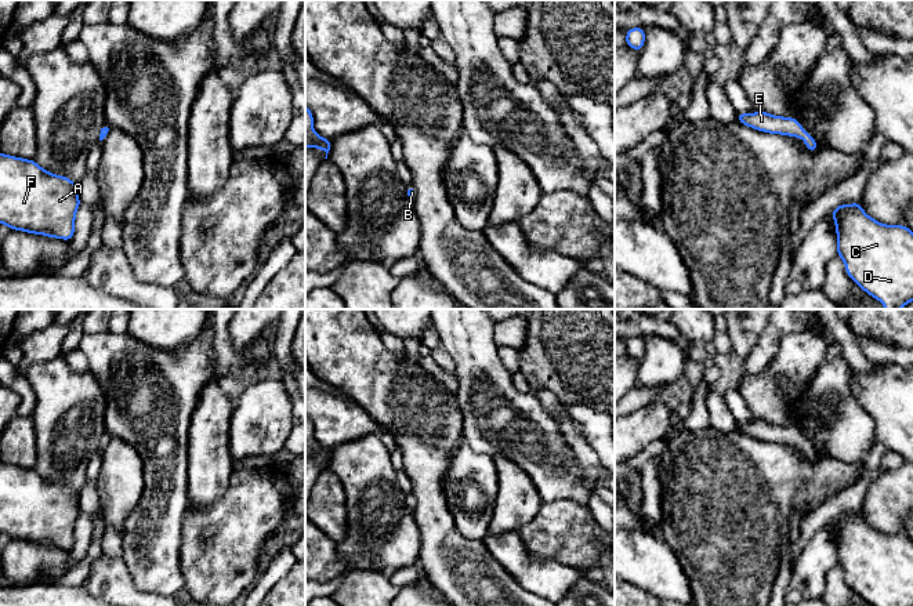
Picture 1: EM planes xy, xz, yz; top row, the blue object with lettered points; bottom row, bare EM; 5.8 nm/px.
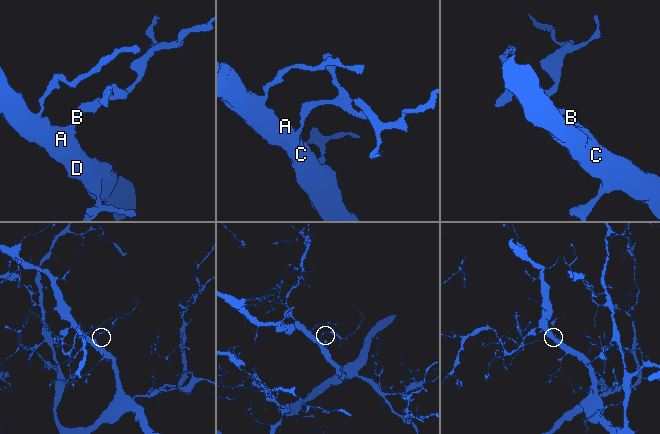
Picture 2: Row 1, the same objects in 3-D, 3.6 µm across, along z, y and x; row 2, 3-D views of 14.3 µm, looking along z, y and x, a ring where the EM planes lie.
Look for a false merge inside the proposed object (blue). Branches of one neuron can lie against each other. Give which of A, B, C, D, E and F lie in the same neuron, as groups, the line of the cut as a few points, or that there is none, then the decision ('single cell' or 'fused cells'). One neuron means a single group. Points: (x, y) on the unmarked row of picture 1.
A B C D E F; no cut; single cell

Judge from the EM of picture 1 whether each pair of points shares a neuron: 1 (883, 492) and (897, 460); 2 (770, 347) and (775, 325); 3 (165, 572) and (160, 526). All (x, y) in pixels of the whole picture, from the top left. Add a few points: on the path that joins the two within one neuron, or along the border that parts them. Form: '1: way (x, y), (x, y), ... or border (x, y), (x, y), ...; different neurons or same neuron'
1: border (898, 467), (881, 470); different neurons
2: way (770, 341), (775, 330); same neuron
3: way (160, 561), (160, 537); same neuron

